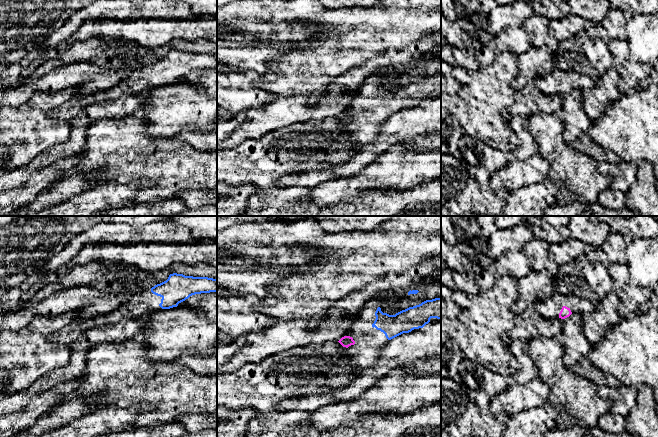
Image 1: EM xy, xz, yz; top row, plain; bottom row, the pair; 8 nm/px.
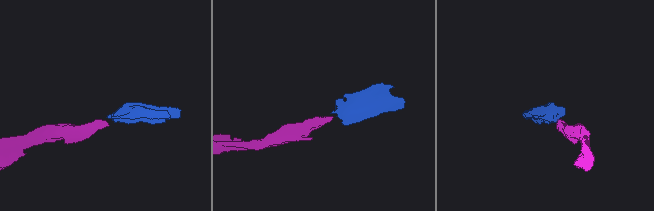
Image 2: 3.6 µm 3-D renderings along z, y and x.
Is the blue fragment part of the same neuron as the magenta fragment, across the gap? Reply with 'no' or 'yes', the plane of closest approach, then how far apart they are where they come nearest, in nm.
yes | xz | 190 nm

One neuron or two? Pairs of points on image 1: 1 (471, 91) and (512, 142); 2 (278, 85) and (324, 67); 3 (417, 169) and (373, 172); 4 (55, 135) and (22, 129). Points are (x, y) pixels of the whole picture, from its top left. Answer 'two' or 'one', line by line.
1: one
2: one
3: one
4: one

